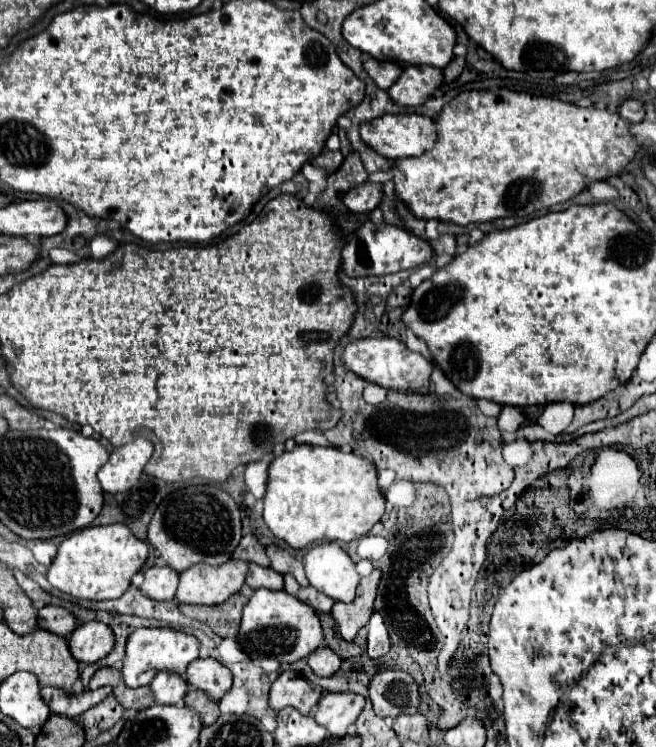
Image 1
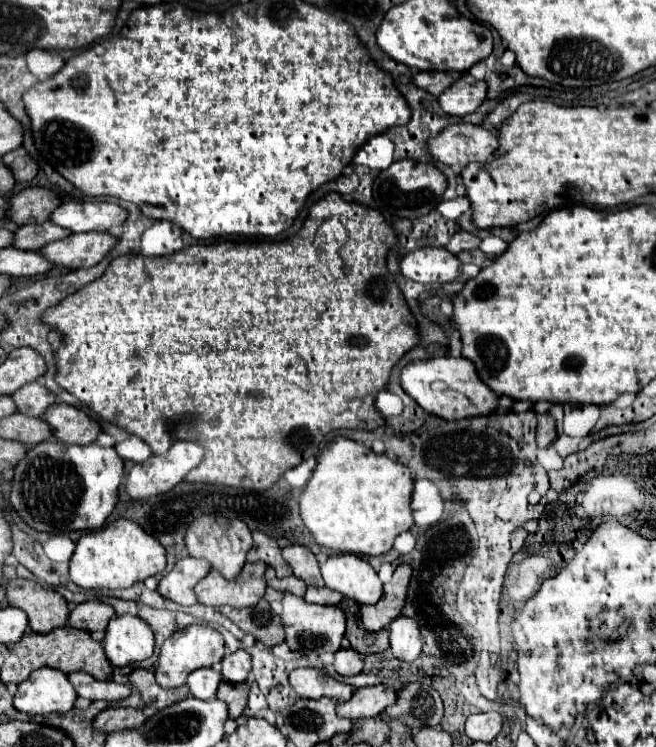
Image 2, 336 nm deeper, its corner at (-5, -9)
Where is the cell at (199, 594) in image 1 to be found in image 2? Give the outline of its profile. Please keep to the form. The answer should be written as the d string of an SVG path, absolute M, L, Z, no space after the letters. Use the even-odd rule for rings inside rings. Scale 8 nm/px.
M260 561L246 563L242 573L232 581L224 579L218 571L210 571L194 587L198 603L212 605L212 607L256 605L260 601L260 597L264 595L264 589L266 589L264 569L266 569L266 565Z

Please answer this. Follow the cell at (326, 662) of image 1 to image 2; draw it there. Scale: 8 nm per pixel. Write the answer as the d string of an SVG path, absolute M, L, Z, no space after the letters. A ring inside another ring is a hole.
M338 649L334 655L334 669L338 675L342 677L350 677L350 675L358 675L364 667L362 663L362 655L352 651L352 649Z

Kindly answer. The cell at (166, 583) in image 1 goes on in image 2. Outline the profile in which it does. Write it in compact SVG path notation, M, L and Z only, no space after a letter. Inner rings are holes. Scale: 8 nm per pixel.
M184 557L180 559L170 573L166 573L158 583L158 593L170 601L176 601L180 605L194 605L194 585L210 573L208 563L204 559L192 559Z

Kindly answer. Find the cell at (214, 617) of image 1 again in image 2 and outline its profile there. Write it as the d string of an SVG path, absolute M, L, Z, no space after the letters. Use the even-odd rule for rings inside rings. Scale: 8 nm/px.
M260 599L254 607L232 609L228 615L244 633L254 635L256 641L266 647L274 647L284 641L284 629L280 617L270 609L266 599Z

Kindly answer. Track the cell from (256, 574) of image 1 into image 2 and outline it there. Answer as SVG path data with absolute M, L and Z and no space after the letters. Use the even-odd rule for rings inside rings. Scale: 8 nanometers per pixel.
M272 567L266 569L264 577L266 577L268 587L278 589L278 591L282 591L282 593L292 593L292 595L296 595L296 597L302 597L304 591L306 591L306 583L300 581L300 579L296 579L294 575L292 575L292 577L284 577L284 579L276 579L276 573L272 571Z

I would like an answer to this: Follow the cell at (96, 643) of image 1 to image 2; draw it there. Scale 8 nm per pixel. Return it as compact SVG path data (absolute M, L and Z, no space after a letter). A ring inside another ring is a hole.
M122 615L108 623L102 647L114 667L124 667L152 655L154 635L140 617Z

